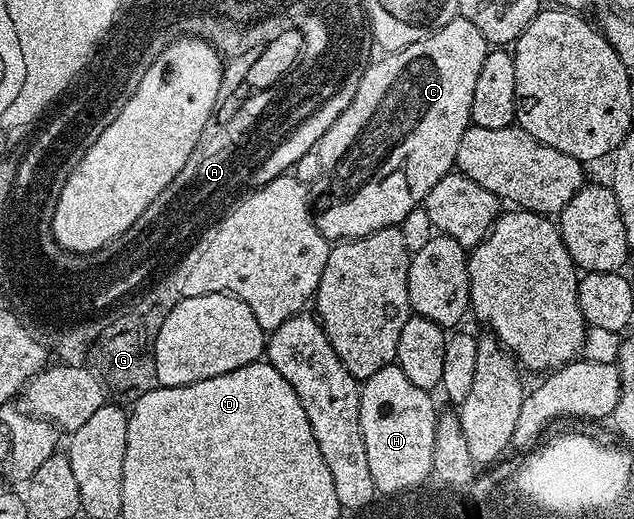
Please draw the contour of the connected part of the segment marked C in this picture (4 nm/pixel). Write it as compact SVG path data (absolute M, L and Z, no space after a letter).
M459 16L448 24L444 24L444 28L432 32L426 38L416 40L416 44L408 44L408 48L383 53L381 55L383 58L379 62L374 62L361 71L362 79L356 96L348 99L347 107L340 112L340 116L336 116L336 120L332 121L316 147L320 156L322 174L312 186L312 213L316 228L327 240L363 238L389 226L398 226L404 220L404 216L408 216L408 212L419 209L420 204L425 203L428 192L432 192L433 186L436 185L436 180L440 180L455 169L456 152L460 148L460 140L464 132L472 125L470 121L472 91L476 88L476 76L480 76L480 67L484 64L484 56L487 52L488 44L484 36L480 36L480 28L476 28L476 24Z

